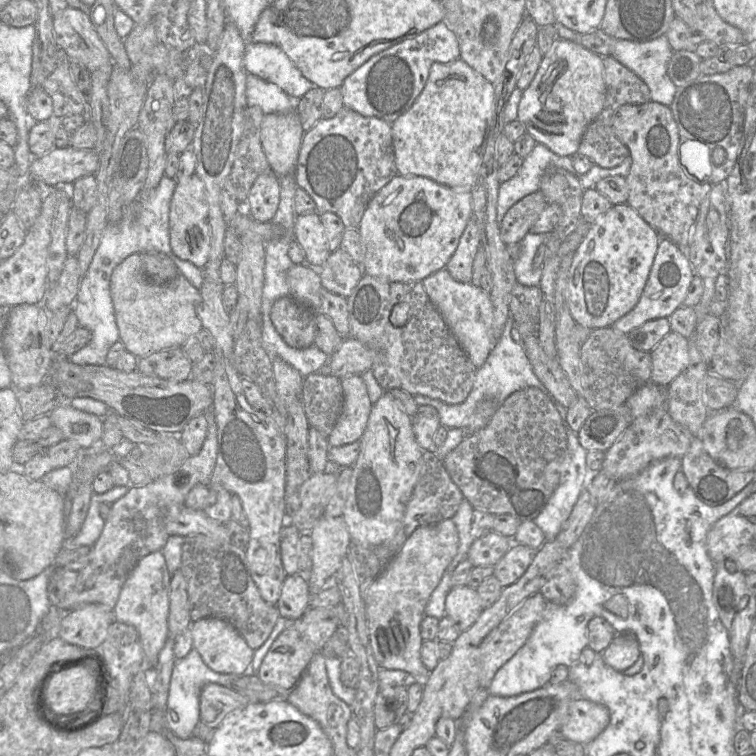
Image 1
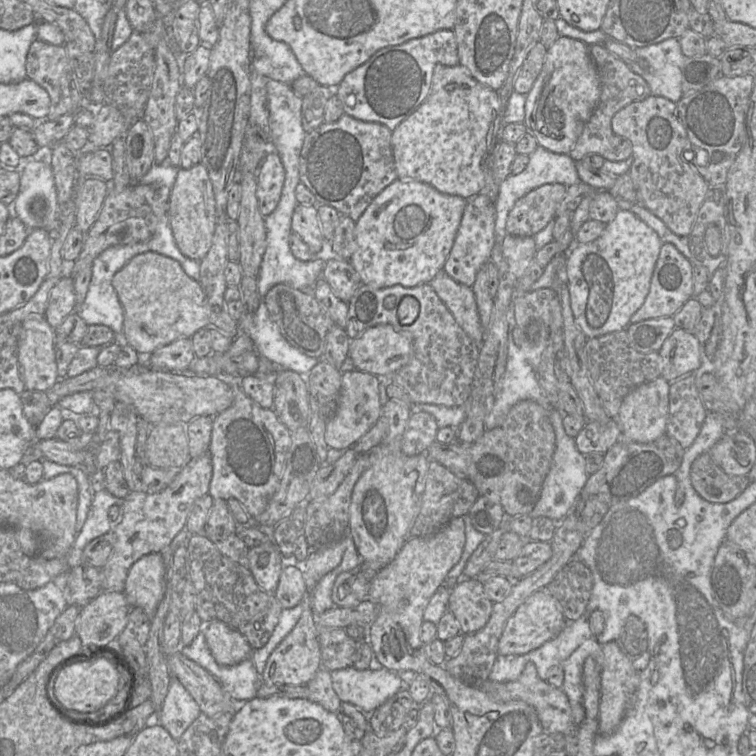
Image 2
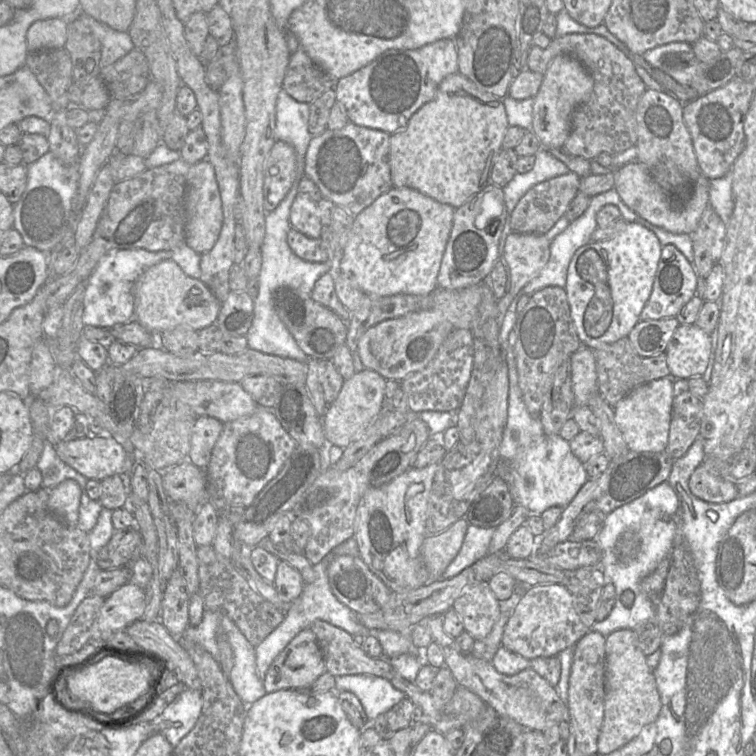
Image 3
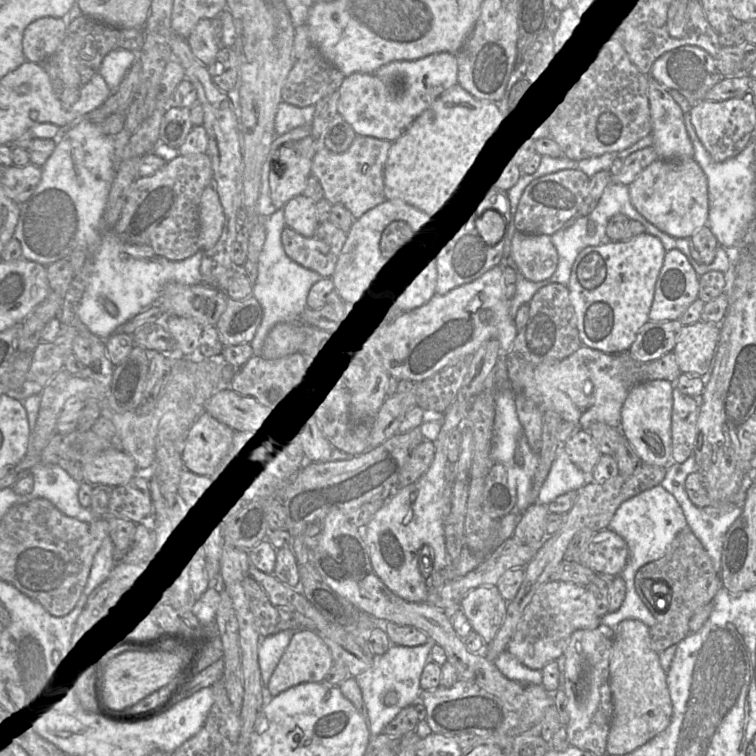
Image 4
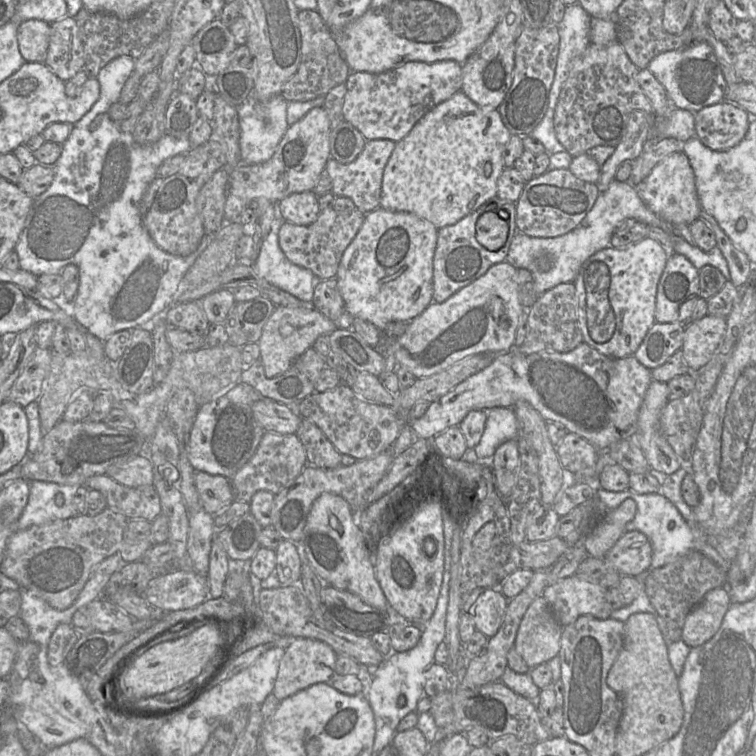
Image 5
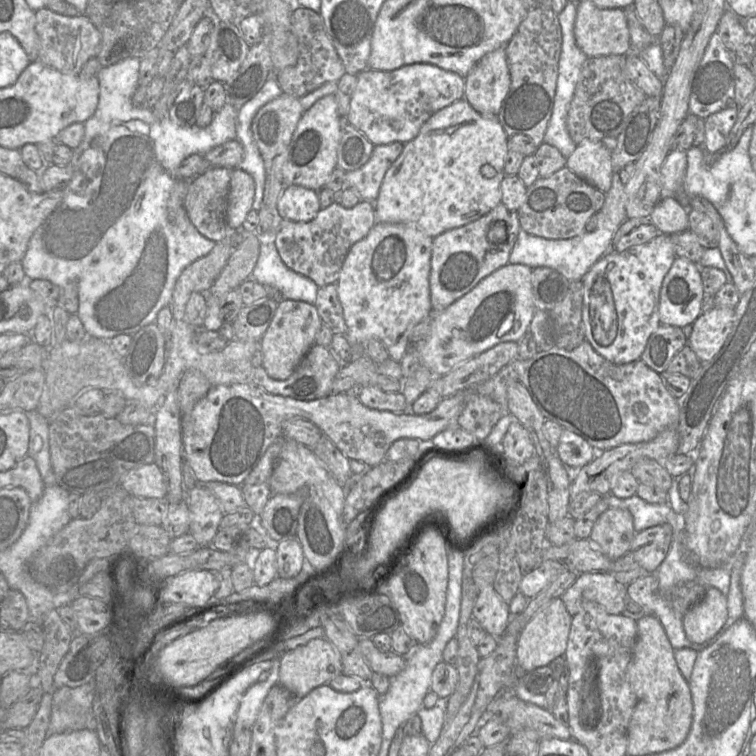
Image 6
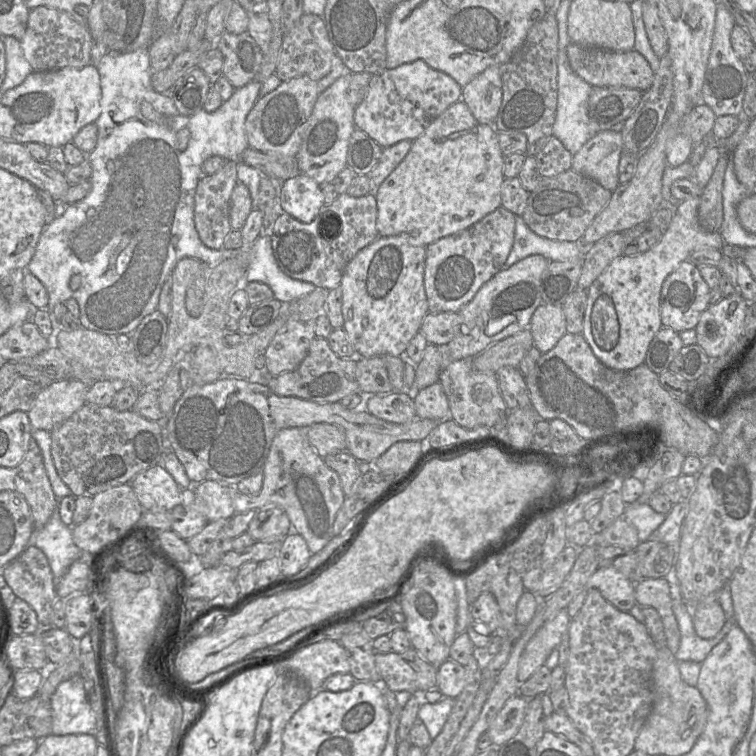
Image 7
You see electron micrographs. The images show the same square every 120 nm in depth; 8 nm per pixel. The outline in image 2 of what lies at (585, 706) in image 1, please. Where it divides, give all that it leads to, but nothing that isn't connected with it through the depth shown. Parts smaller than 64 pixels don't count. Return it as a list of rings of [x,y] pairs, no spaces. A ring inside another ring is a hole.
[[[532,662],[526,664],[521,676],[515,681],[496,682],[487,679],[482,682],[472,683],[497,702],[507,703],[514,700],[521,700],[534,707],[544,733],[551,735],[556,733],[565,734],[572,724],[572,711],[567,695],[562,688],[554,687],[546,680],[542,680],[538,676],[536,667]]]

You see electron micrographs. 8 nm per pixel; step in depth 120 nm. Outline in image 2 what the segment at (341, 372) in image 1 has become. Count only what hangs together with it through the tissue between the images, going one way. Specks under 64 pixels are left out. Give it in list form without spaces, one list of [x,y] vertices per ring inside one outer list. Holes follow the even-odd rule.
[[[378,325],[350,340],[348,356],[356,370],[373,374],[381,380],[406,365],[412,352],[409,333],[399,333],[390,325]]]

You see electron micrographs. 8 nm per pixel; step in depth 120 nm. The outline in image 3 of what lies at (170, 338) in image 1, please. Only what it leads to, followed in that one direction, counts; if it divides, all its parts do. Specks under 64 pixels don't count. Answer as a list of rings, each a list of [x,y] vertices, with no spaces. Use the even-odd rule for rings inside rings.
[[[171,260],[159,262],[144,271],[133,286],[134,320],[151,332],[161,333],[177,326],[200,331],[215,324],[221,303],[199,279],[187,276]]]

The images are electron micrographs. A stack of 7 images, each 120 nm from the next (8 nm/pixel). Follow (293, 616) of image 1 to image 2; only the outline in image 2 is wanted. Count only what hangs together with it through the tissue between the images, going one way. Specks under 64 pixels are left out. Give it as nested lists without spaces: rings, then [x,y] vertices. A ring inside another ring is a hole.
[[[293,565],[283,567],[274,596],[283,609],[298,605],[306,593],[303,573]]]

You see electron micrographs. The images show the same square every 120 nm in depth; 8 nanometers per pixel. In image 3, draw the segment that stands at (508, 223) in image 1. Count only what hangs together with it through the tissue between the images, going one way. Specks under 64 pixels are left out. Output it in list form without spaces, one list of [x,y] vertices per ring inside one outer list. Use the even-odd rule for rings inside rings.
[[[573,172],[536,184],[519,200],[511,217],[512,232],[546,234],[563,217],[571,201],[579,192],[581,178]]]

